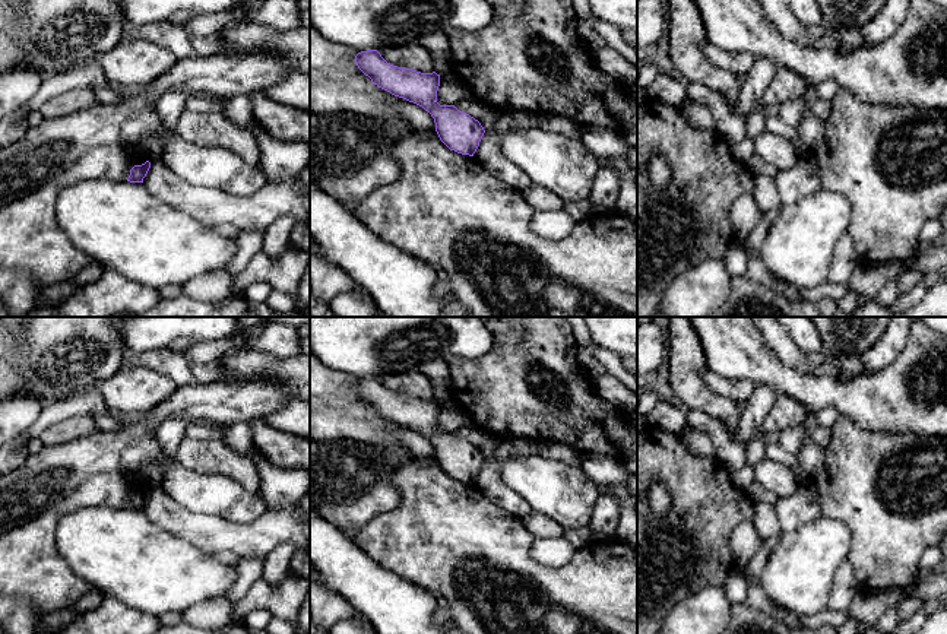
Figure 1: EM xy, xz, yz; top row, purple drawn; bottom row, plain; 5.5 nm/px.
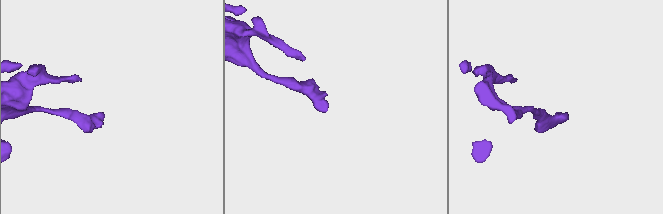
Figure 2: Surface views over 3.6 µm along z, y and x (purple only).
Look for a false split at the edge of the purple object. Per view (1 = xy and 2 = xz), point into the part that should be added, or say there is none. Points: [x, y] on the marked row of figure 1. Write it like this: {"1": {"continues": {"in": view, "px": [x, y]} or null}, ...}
{"1": {"continues": null}, "2": {"continues": null}}

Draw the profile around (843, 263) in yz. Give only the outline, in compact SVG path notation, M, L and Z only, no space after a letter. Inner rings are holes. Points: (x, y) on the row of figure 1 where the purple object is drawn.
M846 232L834 247L834 254L829 269L829 280L834 283L848 283L858 261L855 244L852 237Z

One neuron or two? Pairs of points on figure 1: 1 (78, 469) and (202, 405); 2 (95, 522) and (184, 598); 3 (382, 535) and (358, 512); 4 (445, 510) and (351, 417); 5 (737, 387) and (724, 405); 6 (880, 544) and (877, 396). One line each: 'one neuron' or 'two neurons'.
1: one neuron
2: one neuron
3: two neurons
4: two neurons
5: two neurons
6: two neurons

